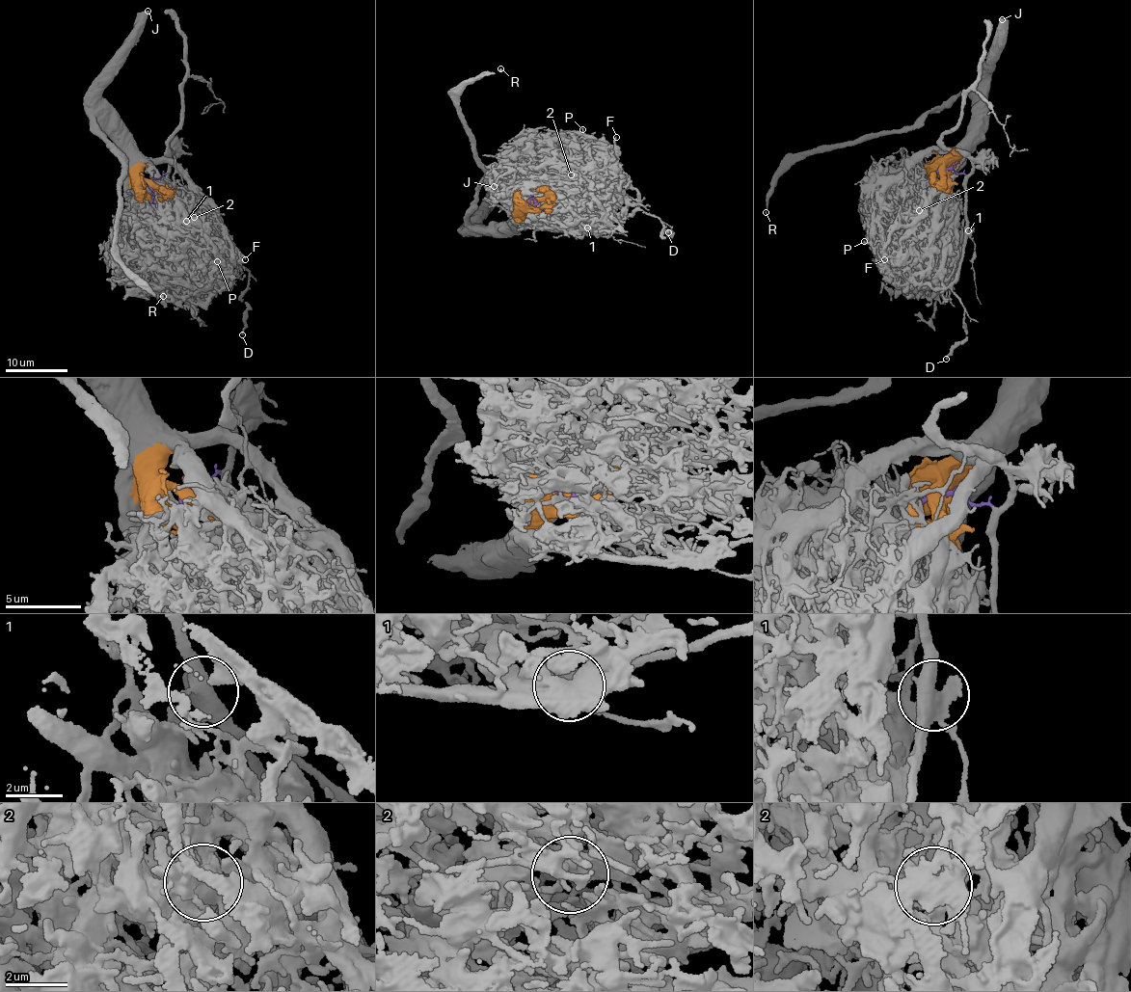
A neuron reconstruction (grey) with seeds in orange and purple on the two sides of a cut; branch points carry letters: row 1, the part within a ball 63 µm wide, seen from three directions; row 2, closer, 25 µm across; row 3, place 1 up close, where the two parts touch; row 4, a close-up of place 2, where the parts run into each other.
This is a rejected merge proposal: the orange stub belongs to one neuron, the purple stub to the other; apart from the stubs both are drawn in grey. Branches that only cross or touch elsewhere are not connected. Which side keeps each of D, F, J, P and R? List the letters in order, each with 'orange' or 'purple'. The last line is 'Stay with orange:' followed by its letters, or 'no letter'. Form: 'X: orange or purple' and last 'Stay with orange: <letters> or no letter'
D: purple
F: orange
J: orange
P: orange
R: orange
Stay with orange: F, J, P, R

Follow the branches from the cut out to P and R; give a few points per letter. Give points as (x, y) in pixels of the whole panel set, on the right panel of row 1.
P: (945, 171), (913, 207), (901, 233), (880, 238), (874, 244), (863, 241)
R: (945, 171), (975, 116), (967, 94), (951, 96), (908, 126), (796, 159), (780, 173), (765, 211)

